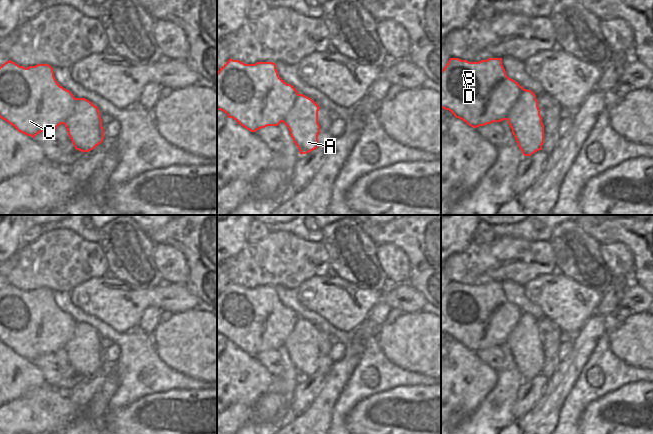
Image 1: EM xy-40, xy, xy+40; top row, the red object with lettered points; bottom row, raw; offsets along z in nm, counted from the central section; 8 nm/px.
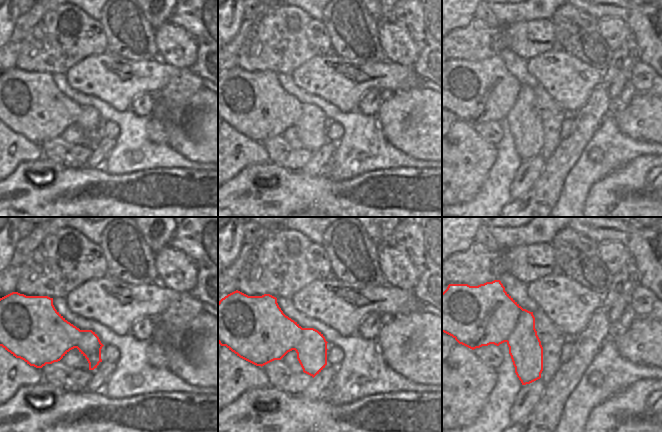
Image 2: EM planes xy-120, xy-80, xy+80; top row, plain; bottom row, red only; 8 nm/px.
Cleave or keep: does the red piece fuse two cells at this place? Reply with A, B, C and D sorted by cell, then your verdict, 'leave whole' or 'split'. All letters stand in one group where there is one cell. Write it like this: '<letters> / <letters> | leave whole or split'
A / B C D | split

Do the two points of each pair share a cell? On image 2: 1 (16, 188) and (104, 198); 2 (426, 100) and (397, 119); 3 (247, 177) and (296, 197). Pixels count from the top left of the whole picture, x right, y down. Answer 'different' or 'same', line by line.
1: same
2: same
3: same

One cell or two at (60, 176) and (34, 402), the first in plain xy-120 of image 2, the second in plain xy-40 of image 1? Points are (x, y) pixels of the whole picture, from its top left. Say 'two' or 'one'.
one

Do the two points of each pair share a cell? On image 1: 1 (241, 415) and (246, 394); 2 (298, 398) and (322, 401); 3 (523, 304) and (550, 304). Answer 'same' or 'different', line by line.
1: different
2: different
3: different

